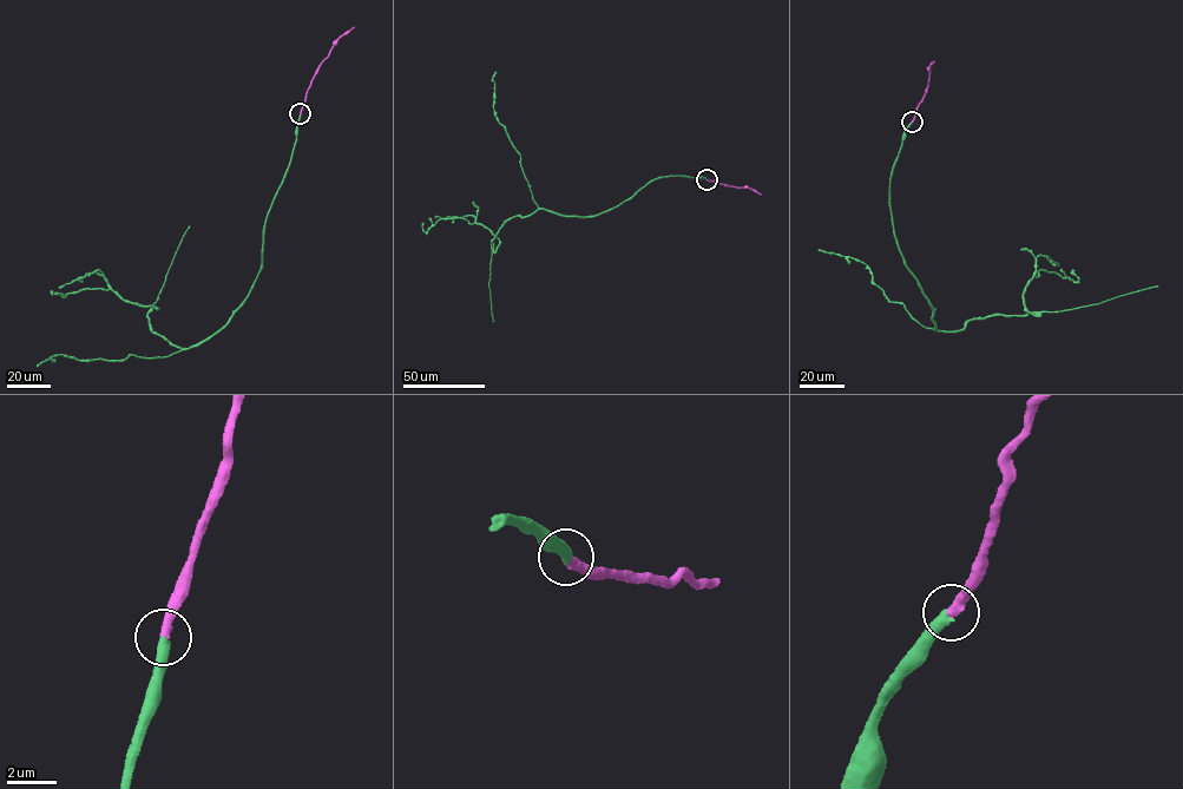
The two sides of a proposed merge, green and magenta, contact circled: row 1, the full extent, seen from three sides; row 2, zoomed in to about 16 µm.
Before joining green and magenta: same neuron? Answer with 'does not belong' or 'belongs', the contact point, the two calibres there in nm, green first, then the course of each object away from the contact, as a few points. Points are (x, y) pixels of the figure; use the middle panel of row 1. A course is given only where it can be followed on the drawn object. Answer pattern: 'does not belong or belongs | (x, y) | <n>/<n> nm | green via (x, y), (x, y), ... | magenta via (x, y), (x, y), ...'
belongs | (707, 179) | 400/400 nm | green via (707, 179), (657, 178), (595, 216), (516, 216), (494, 252), (480, 224), (422, 223) | magenta via (707, 179), (744, 186), (761, 194)

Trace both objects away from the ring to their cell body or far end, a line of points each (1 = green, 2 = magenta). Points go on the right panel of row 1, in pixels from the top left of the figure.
1: (911, 122), (889, 199), (937, 330), (1039, 315), (1026, 308), (1029, 282), (1042, 269), (1077, 281), (1072, 269)
2: (912, 122), (933, 61)

